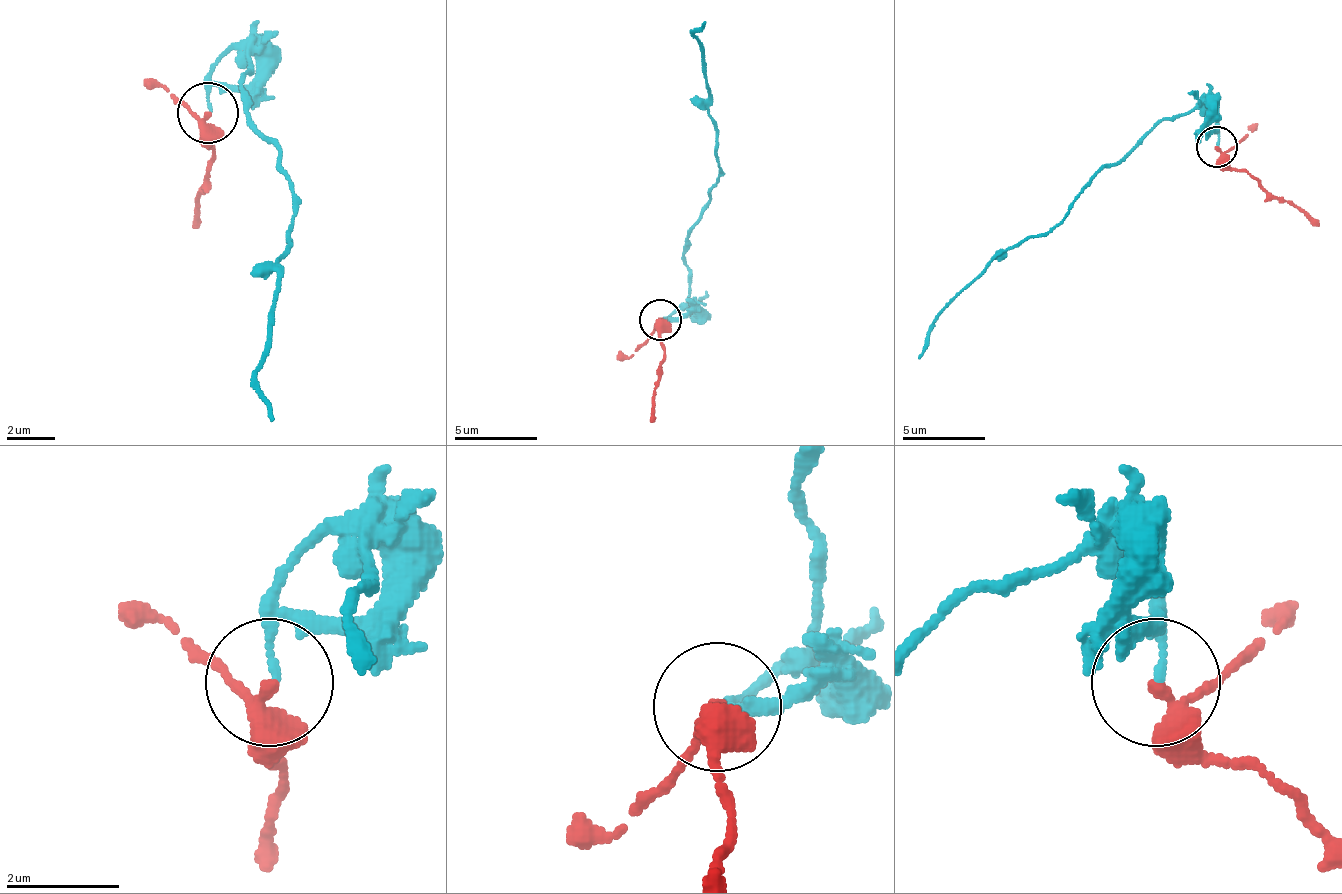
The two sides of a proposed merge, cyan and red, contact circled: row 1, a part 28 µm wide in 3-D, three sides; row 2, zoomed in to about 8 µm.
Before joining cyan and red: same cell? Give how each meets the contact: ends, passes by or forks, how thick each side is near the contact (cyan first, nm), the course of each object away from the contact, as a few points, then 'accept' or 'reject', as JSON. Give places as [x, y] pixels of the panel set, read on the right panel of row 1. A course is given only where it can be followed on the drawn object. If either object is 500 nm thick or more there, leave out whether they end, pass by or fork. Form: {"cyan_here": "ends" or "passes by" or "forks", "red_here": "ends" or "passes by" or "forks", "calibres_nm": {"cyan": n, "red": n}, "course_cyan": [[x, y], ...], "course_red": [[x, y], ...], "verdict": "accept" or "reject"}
{"cyan_here": "ends", "red_here": "passes by", "calibres_nm": {"cyan": 120, "red": 240}, "course_cyan": [[1217, 143], [1197, 110], [1163, 118], [1101, 173], [1042, 235], [1026, 235], [1005, 248], [947, 306], [917, 360]], "course_red": [[1217, 148], [1267, 193], [1292, 202], [1317, 227]], "verdict": "reject"}

